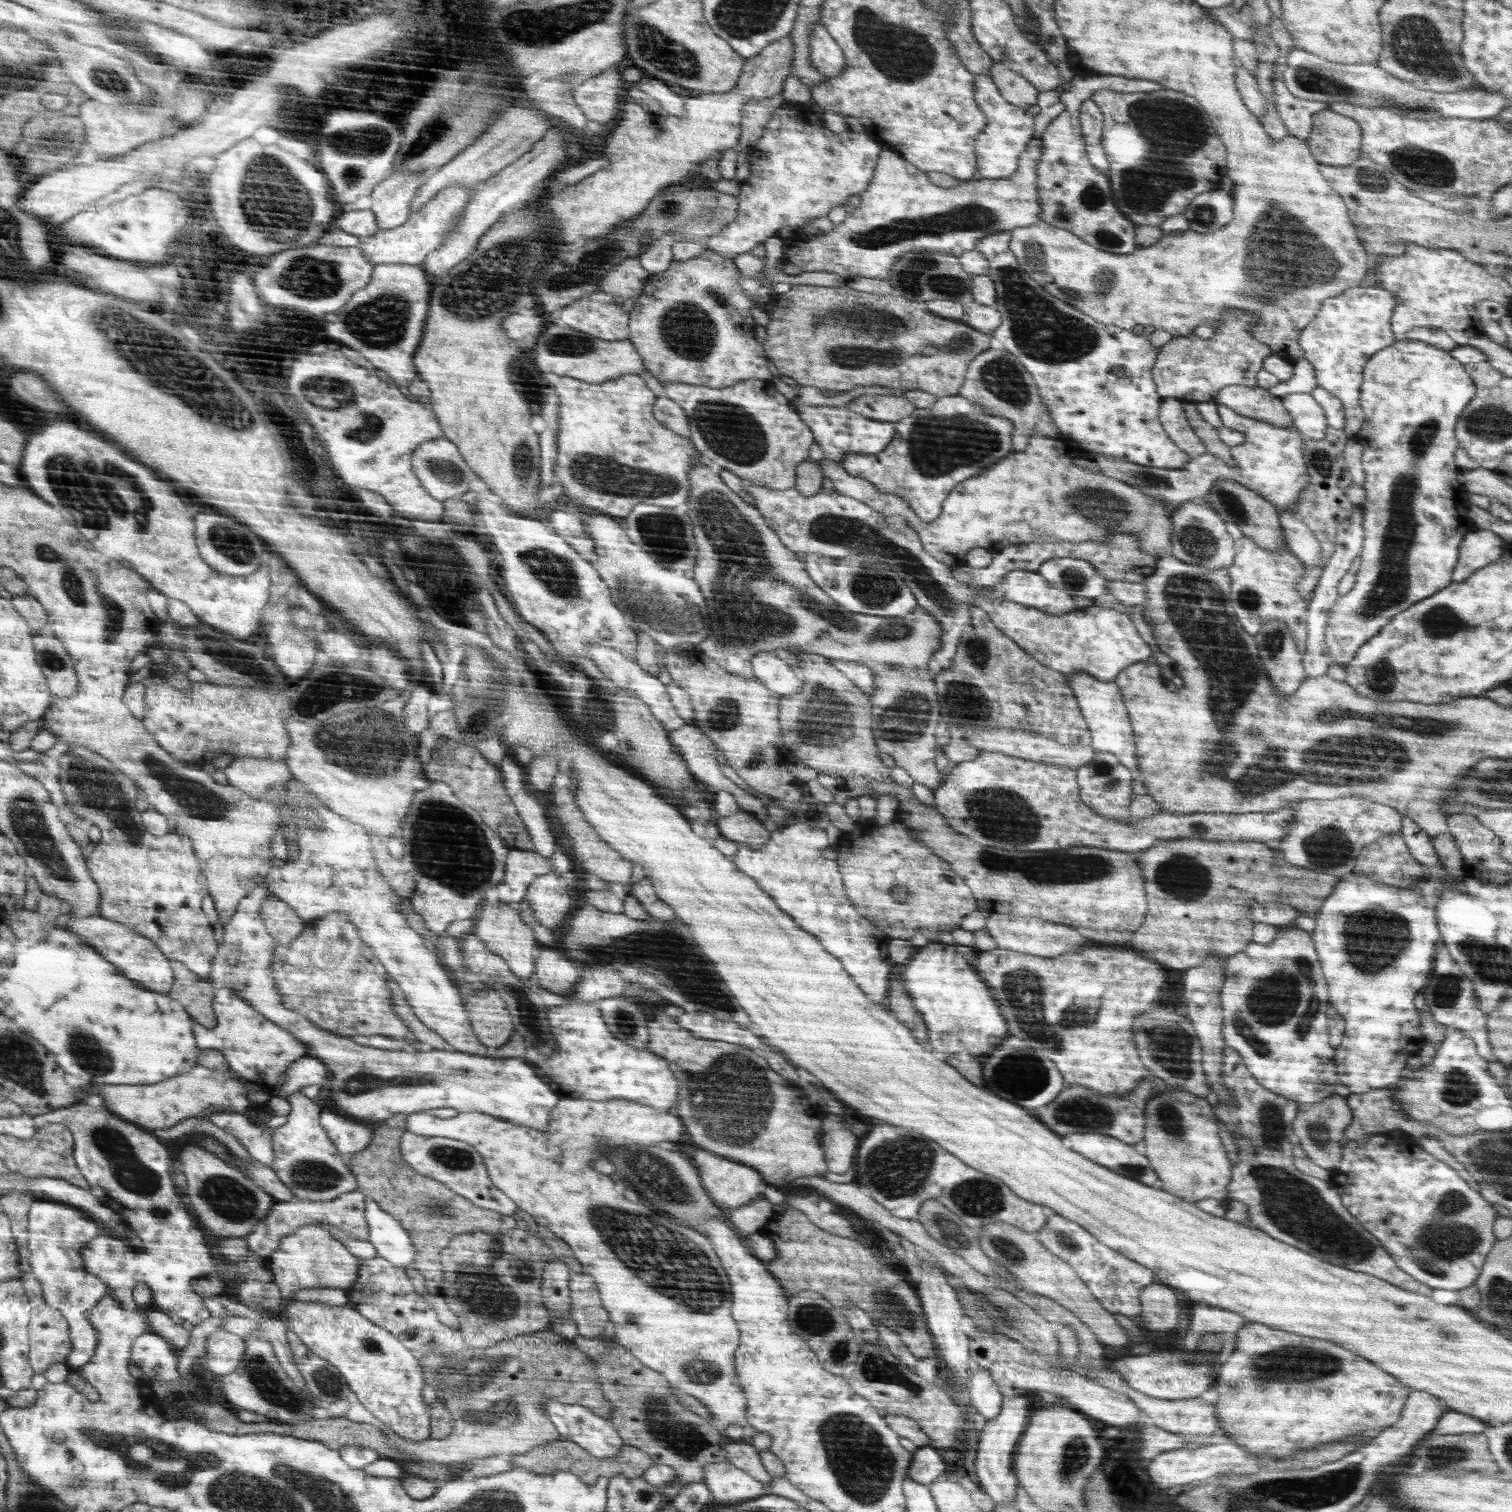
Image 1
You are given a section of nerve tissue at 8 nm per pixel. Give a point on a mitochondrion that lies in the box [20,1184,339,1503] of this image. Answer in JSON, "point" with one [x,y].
{"point":[141,1455]}

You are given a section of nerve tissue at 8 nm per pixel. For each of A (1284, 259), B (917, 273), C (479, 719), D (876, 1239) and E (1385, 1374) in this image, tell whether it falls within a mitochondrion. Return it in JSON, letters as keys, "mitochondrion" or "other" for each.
{"A":"mitochondrion","B":"mitochondrion","C":"mitochondrion","D":"other","E":"other"}

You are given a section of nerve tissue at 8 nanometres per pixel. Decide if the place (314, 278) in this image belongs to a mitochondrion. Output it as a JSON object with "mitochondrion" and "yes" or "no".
{"mitochondrion":"yes"}

